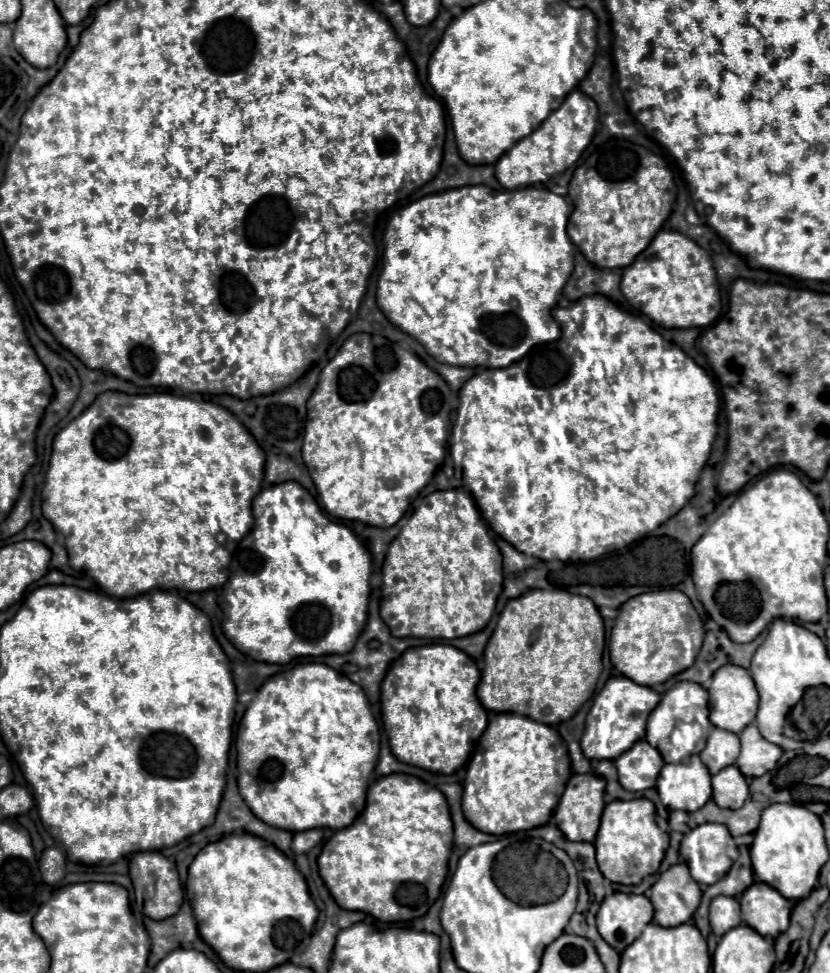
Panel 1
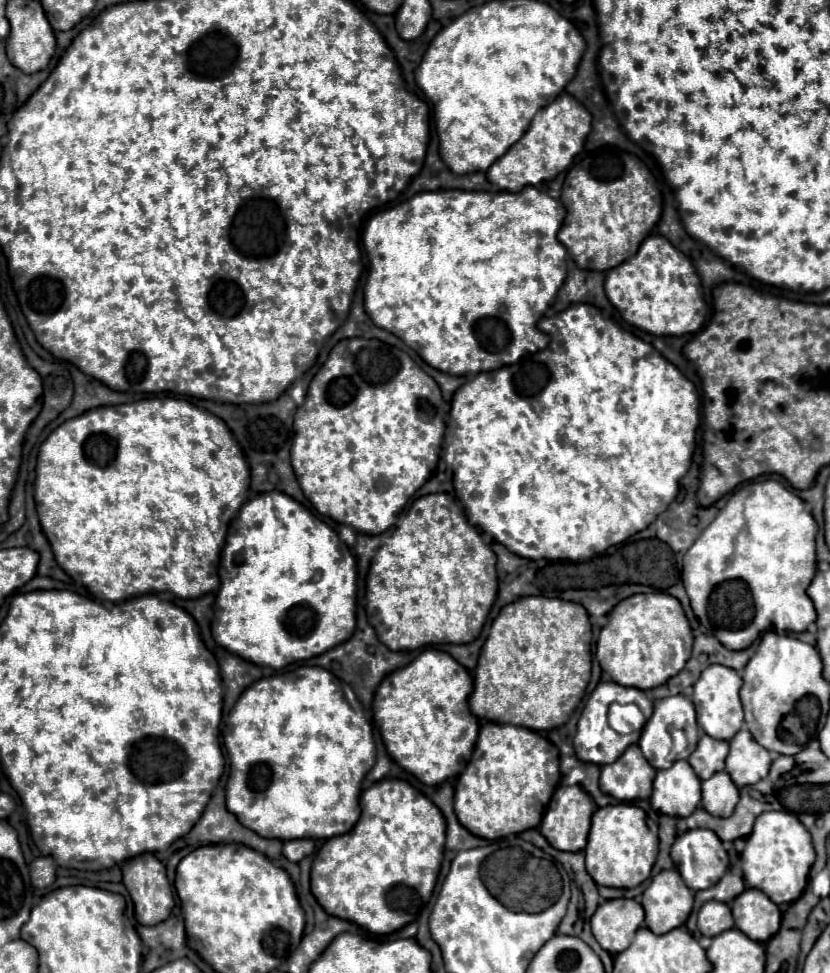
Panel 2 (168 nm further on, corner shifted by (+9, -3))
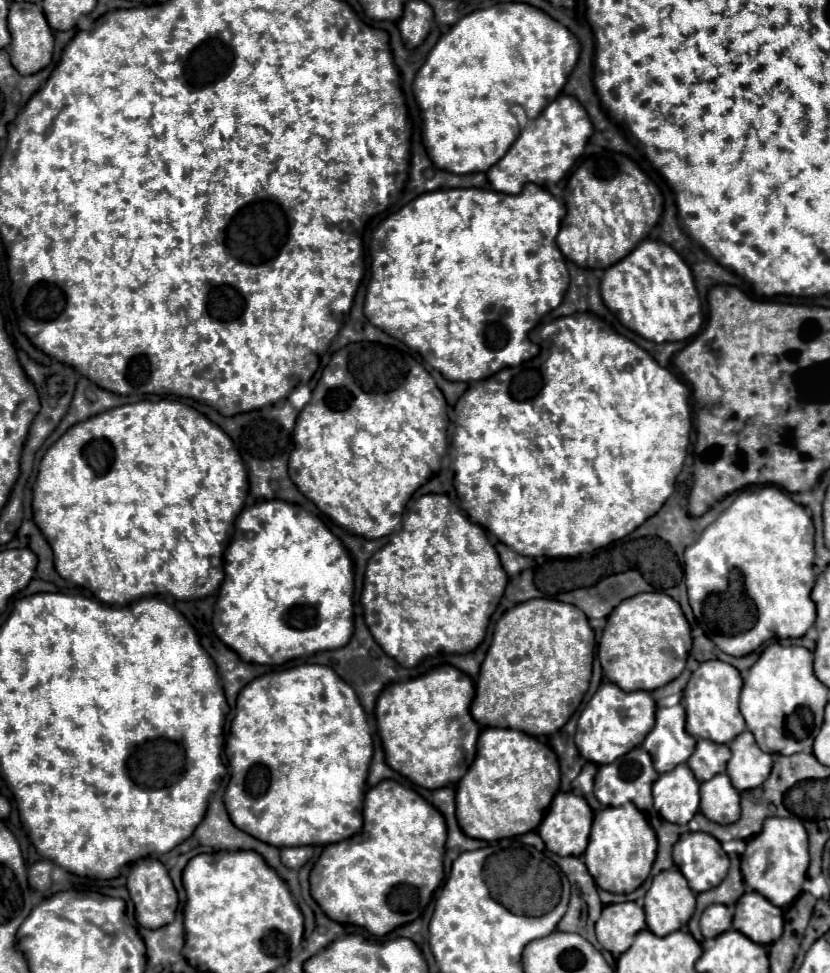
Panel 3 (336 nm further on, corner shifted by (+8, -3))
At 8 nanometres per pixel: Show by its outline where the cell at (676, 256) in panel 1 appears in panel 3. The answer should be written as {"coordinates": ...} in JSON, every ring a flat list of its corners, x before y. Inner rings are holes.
{"coordinates":[[660,240,640,242,632,254,610,266,602,276,600,294,626,328,656,344,686,340,702,328,700,298,692,272,674,248]]}

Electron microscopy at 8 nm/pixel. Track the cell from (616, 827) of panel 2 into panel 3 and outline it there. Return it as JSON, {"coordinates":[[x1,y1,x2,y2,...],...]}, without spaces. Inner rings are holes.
{"coordinates":[[628,802,618,808,604,808,594,816,590,842,584,852,584,862,594,882,602,890,626,894,634,892,648,878,652,862,656,858,656,844,656,834,646,822,644,814]]}

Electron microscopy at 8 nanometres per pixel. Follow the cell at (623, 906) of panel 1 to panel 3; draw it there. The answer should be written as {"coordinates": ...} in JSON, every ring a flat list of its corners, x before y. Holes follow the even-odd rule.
{"coordinates":[[636,902,610,904,602,910,596,922,596,936,602,948,620,956,628,946,632,946,634,936,646,928,644,910]]}

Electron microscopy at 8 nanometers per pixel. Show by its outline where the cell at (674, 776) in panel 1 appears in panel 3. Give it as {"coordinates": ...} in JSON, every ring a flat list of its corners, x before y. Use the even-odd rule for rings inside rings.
{"coordinates":[[686,764,662,774,652,788,653,807,666,822,688,824,698,812,700,782]]}

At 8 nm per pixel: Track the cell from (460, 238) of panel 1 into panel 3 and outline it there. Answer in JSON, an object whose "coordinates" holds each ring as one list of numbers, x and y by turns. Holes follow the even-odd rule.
{"coordinates":[[528,183,528,186,524,186,524,190,516,196,502,194,496,190,482,190,482,188,452,188,452,190,434,190,420,194,416,200,408,202,404,208,382,220,372,234,372,244,370,244,372,278,364,302,366,318,374,326,390,334,392,338,404,342,408,348,418,352,424,358,424,362,428,362,450,382,484,380,508,366,520,366,520,362,528,362,528,358,534,358,538,354,538,346,530,342,528,332,540,322,544,314,558,308,570,282,564,256,556,246,556,234,560,230,560,222,564,214,566,214,566,206,558,198,554,198,547,189,534,183]]}

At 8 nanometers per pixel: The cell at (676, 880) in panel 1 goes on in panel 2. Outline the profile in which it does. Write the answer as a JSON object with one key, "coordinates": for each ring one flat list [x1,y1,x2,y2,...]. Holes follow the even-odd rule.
{"coordinates":[[663,870,653,876,649,888,641,896,645,908,645,924,655,934,679,928,687,922,693,908,693,892,687,888,677,870]]}

